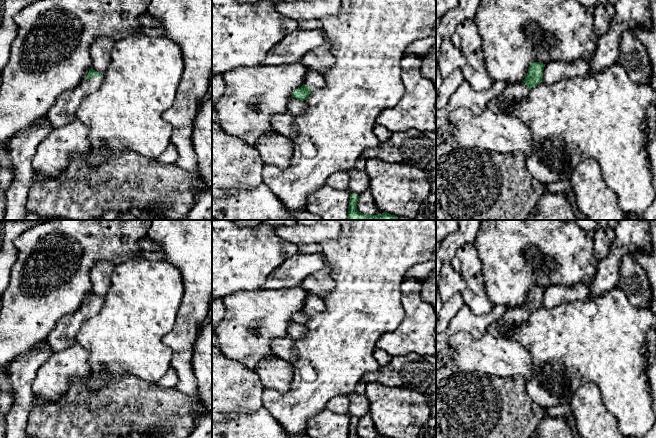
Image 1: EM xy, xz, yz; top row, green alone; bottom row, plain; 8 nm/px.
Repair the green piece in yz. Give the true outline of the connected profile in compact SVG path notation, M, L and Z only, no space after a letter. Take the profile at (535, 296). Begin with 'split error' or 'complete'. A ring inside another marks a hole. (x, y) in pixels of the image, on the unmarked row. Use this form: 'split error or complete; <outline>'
split error; M532 286L524 305L510 310L507 309L500 320L489 325L488 332L494 337L511 340L509 335L502 333L502 329L527 324L530 313L542 306L544 291L545 288L541 286Z

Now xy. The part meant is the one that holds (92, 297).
split error; M90 292L87 301L74 313L64 316L48 336L54 352L60 352L75 344L75 336L85 320L93 317L102 307L103 300Z

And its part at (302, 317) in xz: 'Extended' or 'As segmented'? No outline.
Extended

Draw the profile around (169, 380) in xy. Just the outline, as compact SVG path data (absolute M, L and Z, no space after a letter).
M170 367L167 373L156 384L163 388L174 388L177 382L177 373L172 367Z

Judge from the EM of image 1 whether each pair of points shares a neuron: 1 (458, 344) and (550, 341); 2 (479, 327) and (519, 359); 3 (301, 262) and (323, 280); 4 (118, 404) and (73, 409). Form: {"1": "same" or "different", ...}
{"1": "different", "2": "different", "3": "different", "4": "same"}

